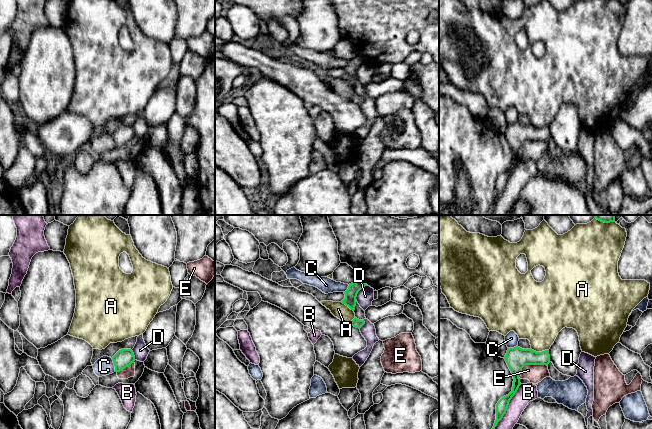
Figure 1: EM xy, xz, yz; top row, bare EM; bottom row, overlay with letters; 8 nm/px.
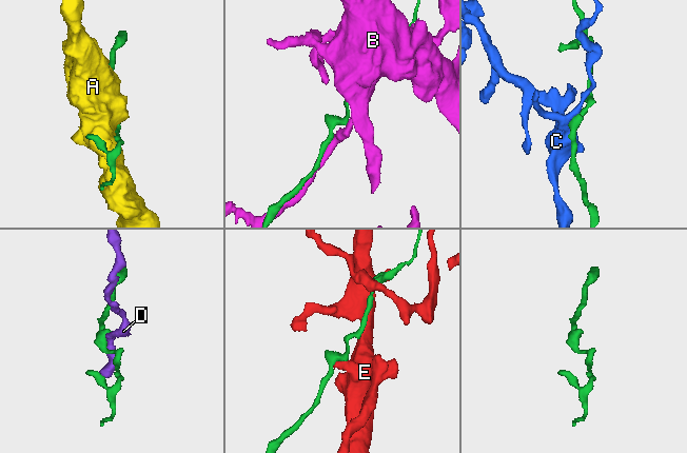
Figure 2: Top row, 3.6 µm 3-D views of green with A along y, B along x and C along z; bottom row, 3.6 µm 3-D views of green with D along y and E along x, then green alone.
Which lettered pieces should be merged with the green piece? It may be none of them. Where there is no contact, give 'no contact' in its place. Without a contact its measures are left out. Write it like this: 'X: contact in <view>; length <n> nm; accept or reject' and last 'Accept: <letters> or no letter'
A: contact in yz; length 140 nm; reject
B: contact in yz; length 500 nm; reject
C: contact in xy; length 120 nm; reject
D: contact in xz; length 160 nm; reject
E: contact in yz; length 260 nm; reject
Accept: no letter

